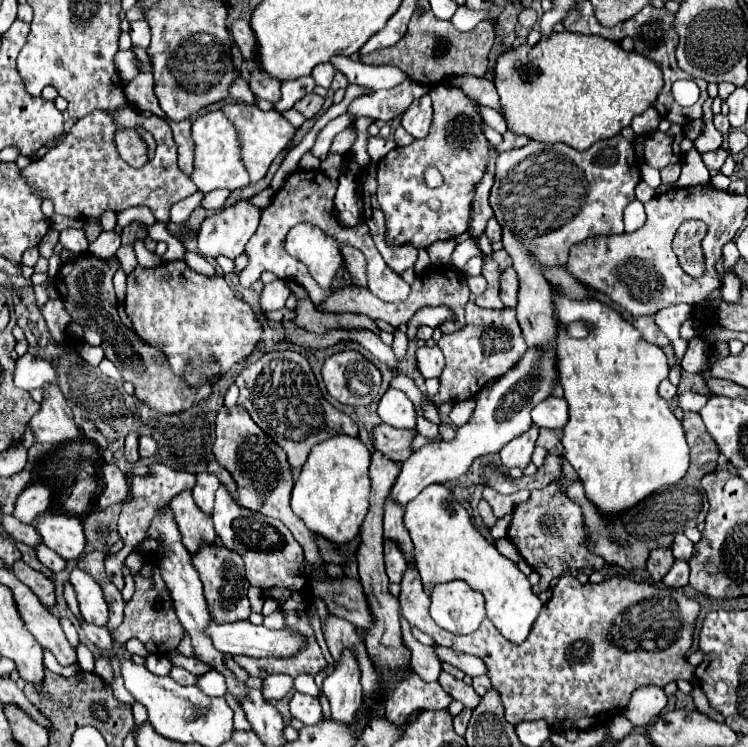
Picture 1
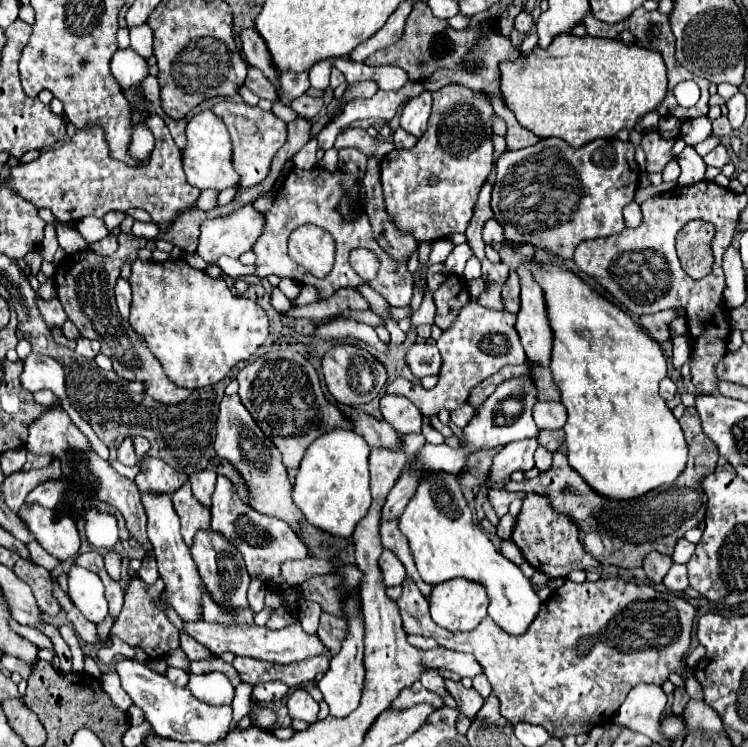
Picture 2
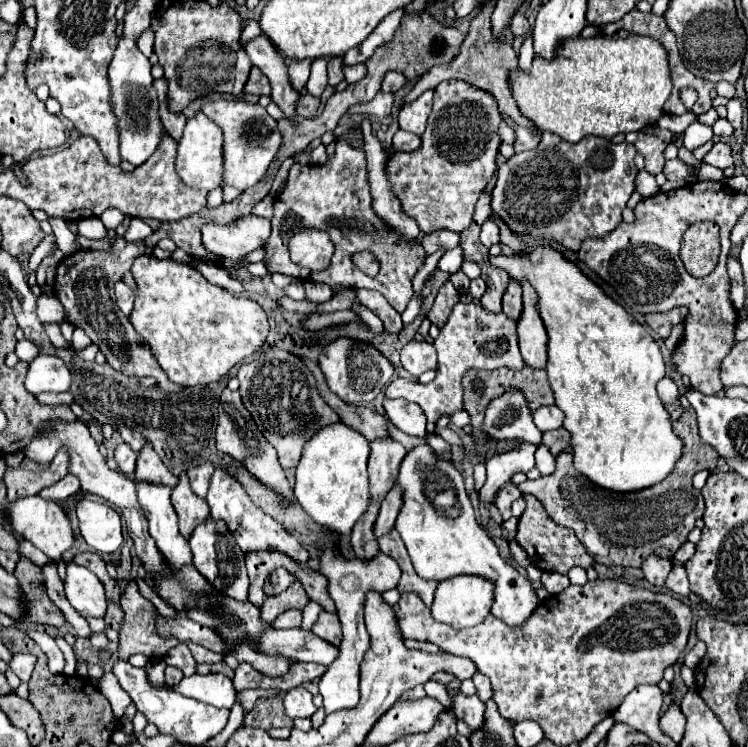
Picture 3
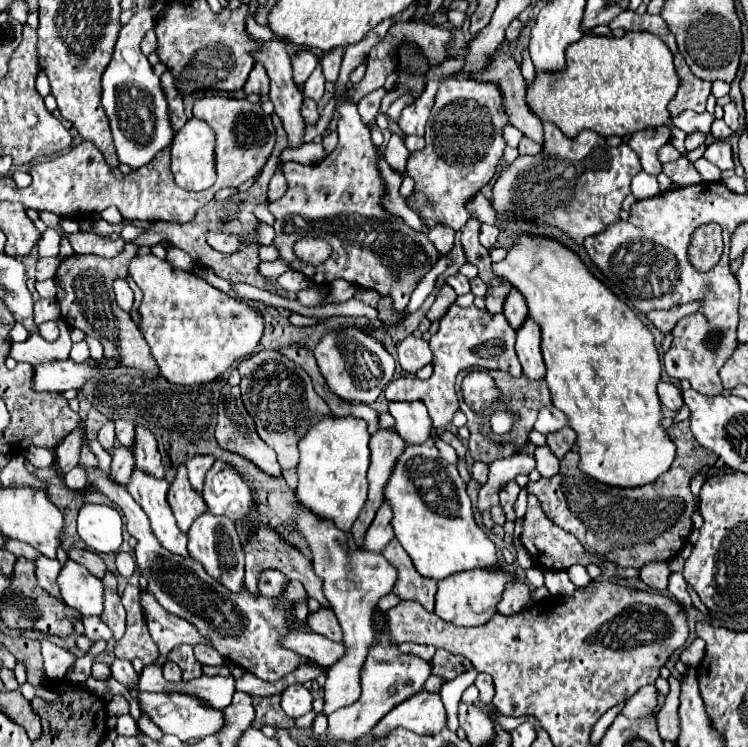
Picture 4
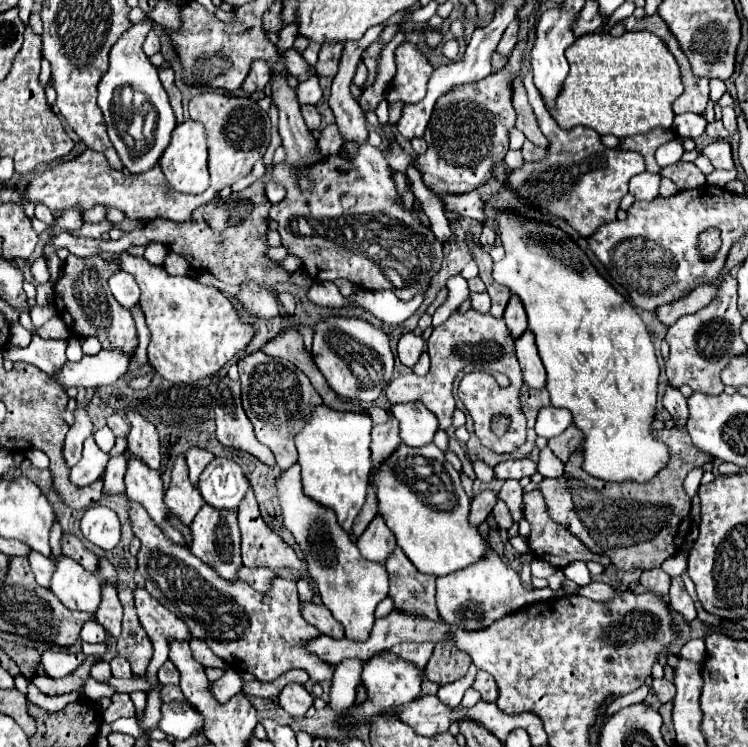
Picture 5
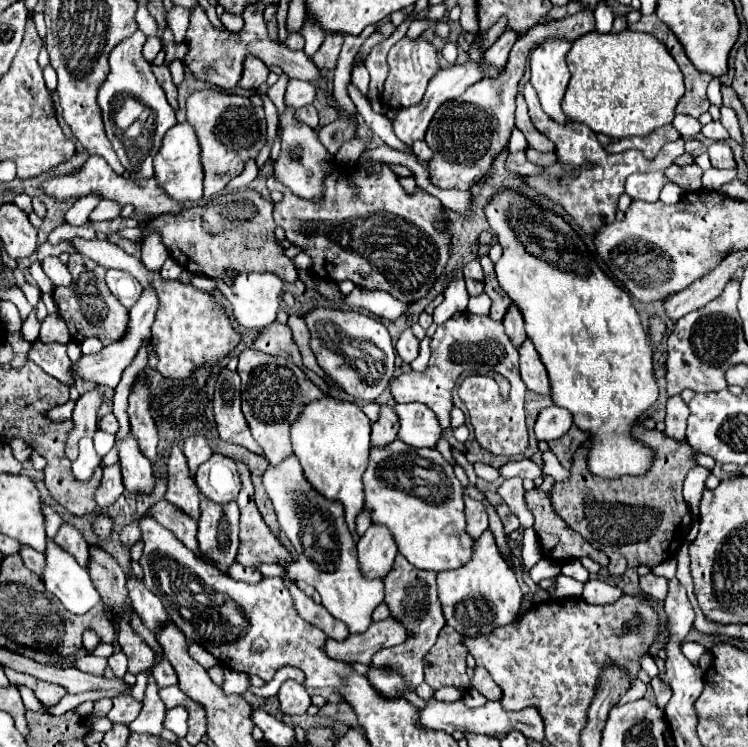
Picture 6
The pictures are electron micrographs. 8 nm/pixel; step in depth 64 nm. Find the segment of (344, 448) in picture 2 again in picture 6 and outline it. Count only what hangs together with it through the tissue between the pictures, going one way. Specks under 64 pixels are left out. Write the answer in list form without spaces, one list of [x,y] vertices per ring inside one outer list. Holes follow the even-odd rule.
[[[320,398],[310,402],[300,418],[292,424],[292,448],[298,456],[306,480],[322,492],[324,498],[344,506],[344,520],[354,530],[354,518],[364,506],[362,474],[370,456],[370,420],[360,406],[340,402],[336,398]]]

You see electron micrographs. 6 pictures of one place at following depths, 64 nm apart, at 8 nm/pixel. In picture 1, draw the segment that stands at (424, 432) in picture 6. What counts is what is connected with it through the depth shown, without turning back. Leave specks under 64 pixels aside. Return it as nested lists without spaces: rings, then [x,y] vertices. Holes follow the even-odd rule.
[[[388,388],[380,398],[378,416],[384,424],[394,428],[414,428],[416,426],[416,410],[408,396],[396,388]]]

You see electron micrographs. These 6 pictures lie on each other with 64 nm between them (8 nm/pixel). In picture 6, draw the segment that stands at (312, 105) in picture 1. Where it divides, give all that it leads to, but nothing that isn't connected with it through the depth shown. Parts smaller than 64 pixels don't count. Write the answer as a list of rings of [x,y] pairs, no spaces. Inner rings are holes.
[[[314,106],[298,108],[296,116],[298,116],[298,120],[302,120],[304,124],[308,124],[310,128],[314,128],[314,130],[318,128],[318,112],[316,112],[316,108],[314,108]]]

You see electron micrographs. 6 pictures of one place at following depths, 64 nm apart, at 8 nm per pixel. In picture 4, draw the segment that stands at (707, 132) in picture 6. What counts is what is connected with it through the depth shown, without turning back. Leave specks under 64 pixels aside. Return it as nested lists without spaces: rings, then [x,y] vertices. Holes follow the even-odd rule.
[[[714,120],[710,134],[712,134],[714,138],[720,138],[720,140],[724,140],[724,138],[728,138],[728,136],[732,134],[732,130],[728,128],[728,124],[724,124],[724,120]]]

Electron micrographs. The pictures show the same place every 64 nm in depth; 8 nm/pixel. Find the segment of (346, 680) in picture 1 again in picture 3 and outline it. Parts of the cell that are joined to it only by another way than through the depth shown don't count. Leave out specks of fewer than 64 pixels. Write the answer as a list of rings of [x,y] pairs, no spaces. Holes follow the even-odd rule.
[[[324,548],[324,554],[320,556],[320,572],[330,580],[328,592],[338,608],[338,618],[342,622],[344,640],[340,644],[338,658],[328,666],[326,674],[320,678],[320,694],[324,696],[324,708],[326,712],[338,712],[338,710],[350,710],[358,706],[360,700],[360,662],[364,658],[364,652],[368,650],[368,632],[364,624],[364,596],[368,590],[386,592],[390,588],[396,588],[402,570],[386,554],[378,554],[376,558],[362,562],[362,560],[344,560],[336,548]]]

